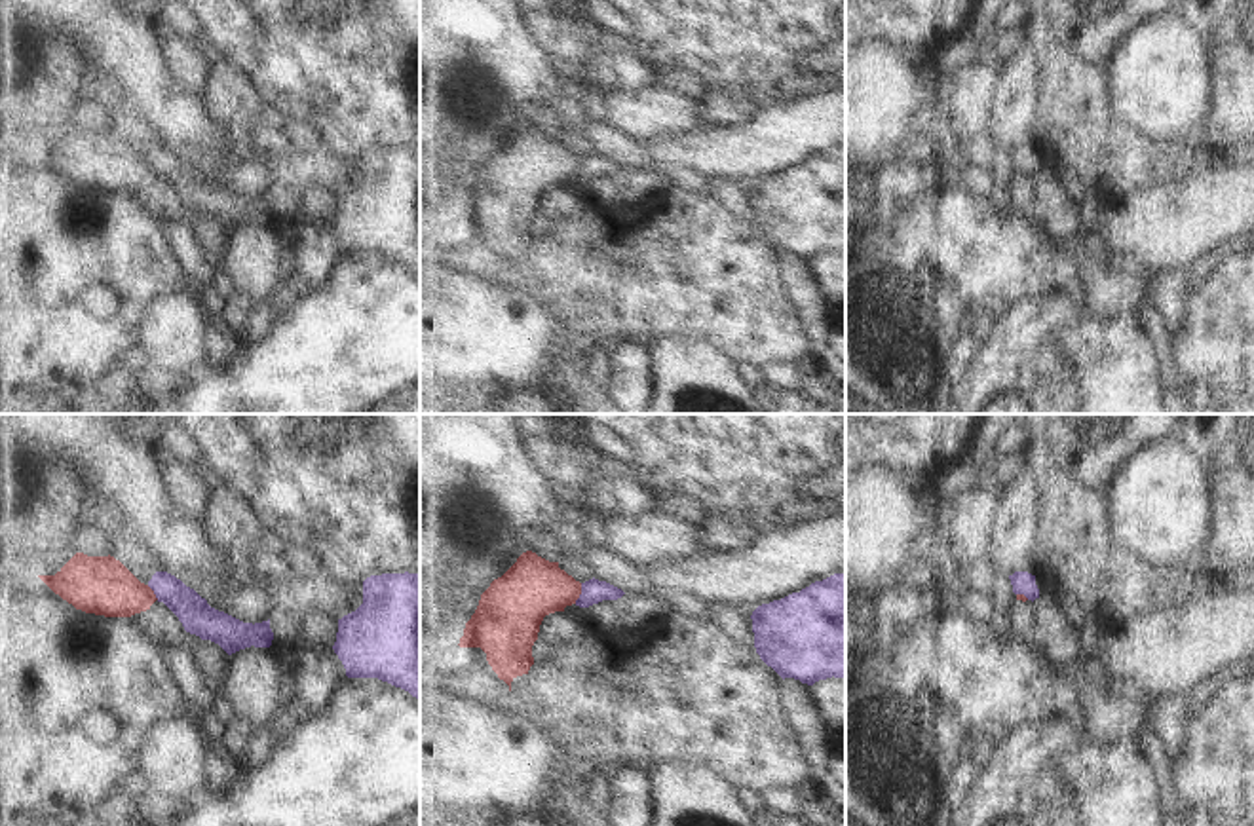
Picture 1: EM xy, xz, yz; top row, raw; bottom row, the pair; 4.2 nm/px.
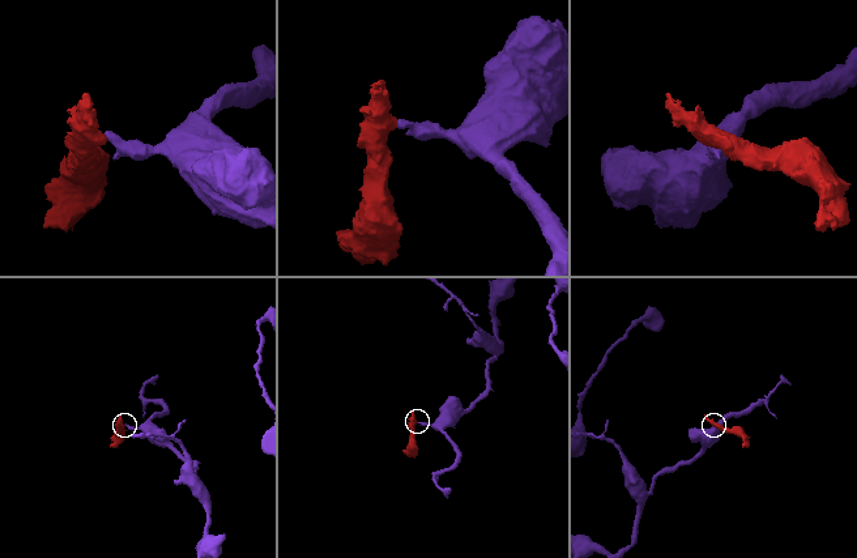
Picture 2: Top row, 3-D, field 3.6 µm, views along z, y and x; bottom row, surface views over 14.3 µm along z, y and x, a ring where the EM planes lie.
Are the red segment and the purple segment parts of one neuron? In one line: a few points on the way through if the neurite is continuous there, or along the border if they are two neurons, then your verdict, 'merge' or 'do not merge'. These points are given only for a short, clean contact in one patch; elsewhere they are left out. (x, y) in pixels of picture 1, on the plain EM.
border xz (582, 158), (582, 168), (574, 177); do not merge

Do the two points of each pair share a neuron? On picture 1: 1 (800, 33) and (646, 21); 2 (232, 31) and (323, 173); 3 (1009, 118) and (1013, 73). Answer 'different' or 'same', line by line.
1: same
2: different
3: same

